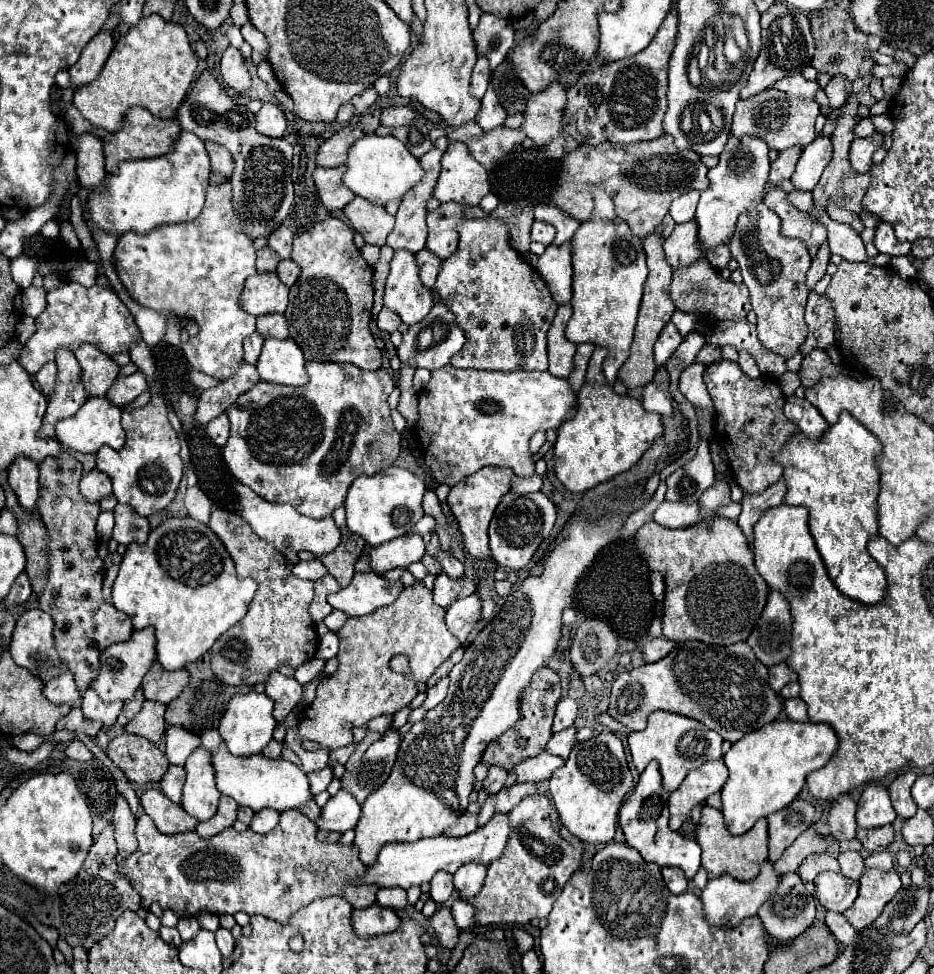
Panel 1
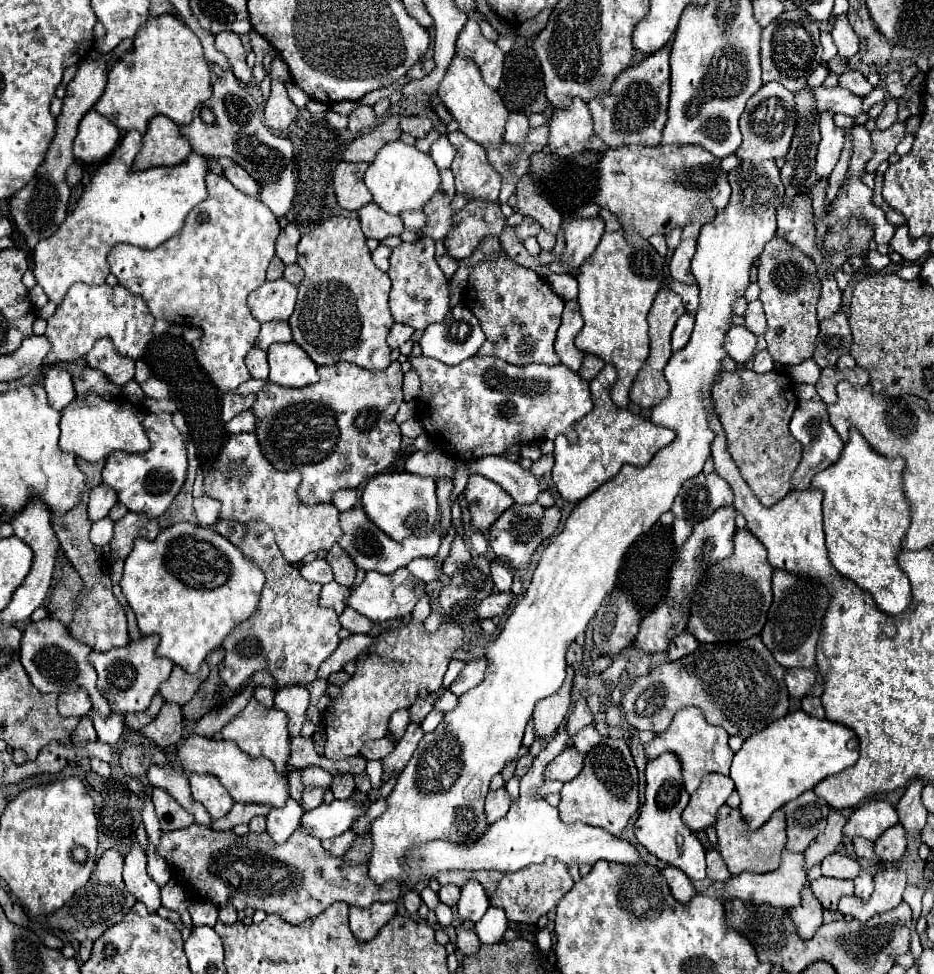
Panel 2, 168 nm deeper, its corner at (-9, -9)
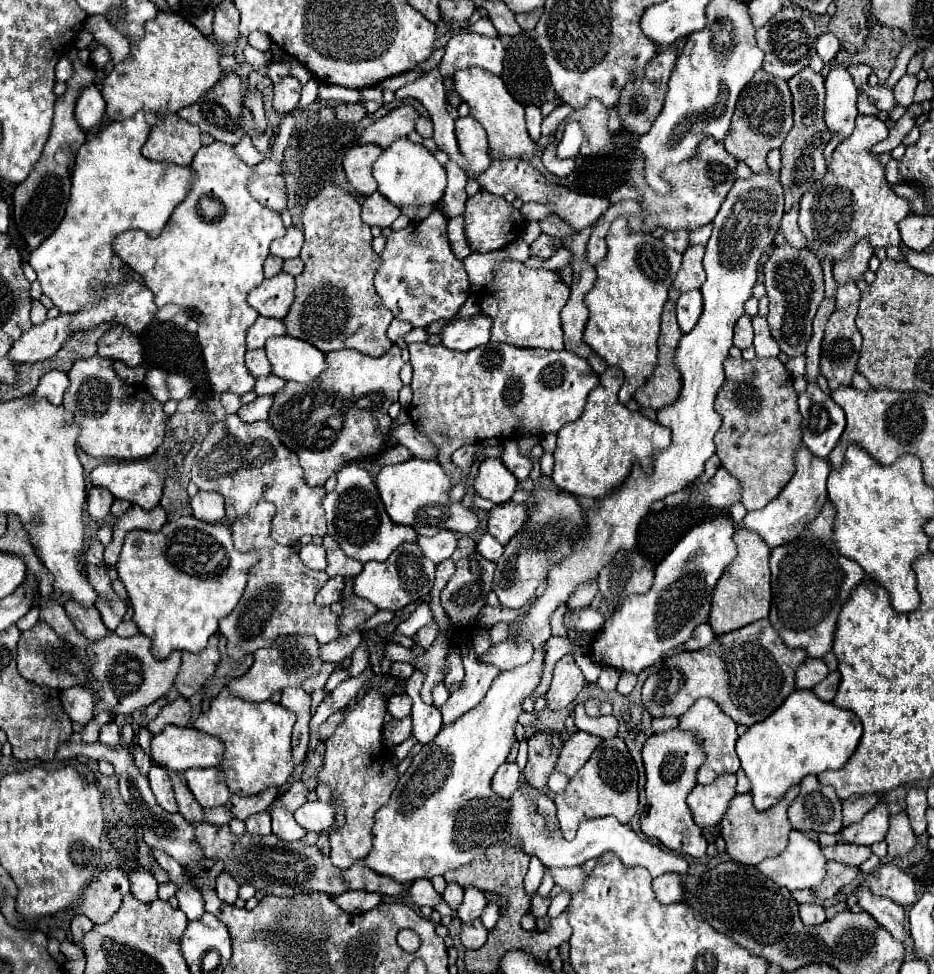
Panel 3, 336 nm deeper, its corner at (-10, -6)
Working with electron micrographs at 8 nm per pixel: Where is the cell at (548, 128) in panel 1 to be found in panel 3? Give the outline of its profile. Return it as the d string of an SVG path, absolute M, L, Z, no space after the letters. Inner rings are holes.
M598 99L588 101L566 121L578 121L584 131L582 155L598 155L610 149L612 135L608 131L608 109Z

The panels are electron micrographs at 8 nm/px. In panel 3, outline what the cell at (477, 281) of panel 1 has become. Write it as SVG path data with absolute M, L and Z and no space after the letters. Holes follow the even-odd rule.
M502 261L490 283L480 291L480 309L492 319L492 343L508 343L520 349L564 349L560 311L566 305L570 287L554 271L530 269L520 261Z

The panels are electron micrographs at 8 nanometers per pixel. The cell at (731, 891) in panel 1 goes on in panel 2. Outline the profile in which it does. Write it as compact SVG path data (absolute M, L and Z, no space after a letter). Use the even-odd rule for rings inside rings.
M783 850L781 864L775 872L765 872L765 874L753 874L753 872L741 872L733 876L723 892L725 900L739 898L743 902L751 904L773 904L773 906L785 906L793 908L801 902L801 890L807 886L807 872L805 872L805 856L801 852L791 852Z

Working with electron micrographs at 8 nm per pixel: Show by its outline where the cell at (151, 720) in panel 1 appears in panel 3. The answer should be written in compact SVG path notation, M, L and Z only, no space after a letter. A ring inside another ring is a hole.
M178 697L174 699L172 703L168 703L156 719L152 719L148 723L148 731L152 735L156 733L162 733L162 729L166 725L178 725L178 727L186 727L190 723L190 703L184 699L184 697Z

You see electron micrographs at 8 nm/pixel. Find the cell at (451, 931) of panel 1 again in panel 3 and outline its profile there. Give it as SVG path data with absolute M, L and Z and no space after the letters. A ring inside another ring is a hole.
M476 919L476 921L470 921L470 923L462 925L460 941L466 949L480 949L486 943L486 935L488 935L488 931L484 929L482 921Z

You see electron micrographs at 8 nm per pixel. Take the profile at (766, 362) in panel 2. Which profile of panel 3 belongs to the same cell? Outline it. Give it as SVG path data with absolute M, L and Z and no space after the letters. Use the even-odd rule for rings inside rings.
M752 317L752 325L754 325L754 349L756 349L756 357L760 359L768 359L768 357L778 357L778 345L770 335L768 323L762 317Z

